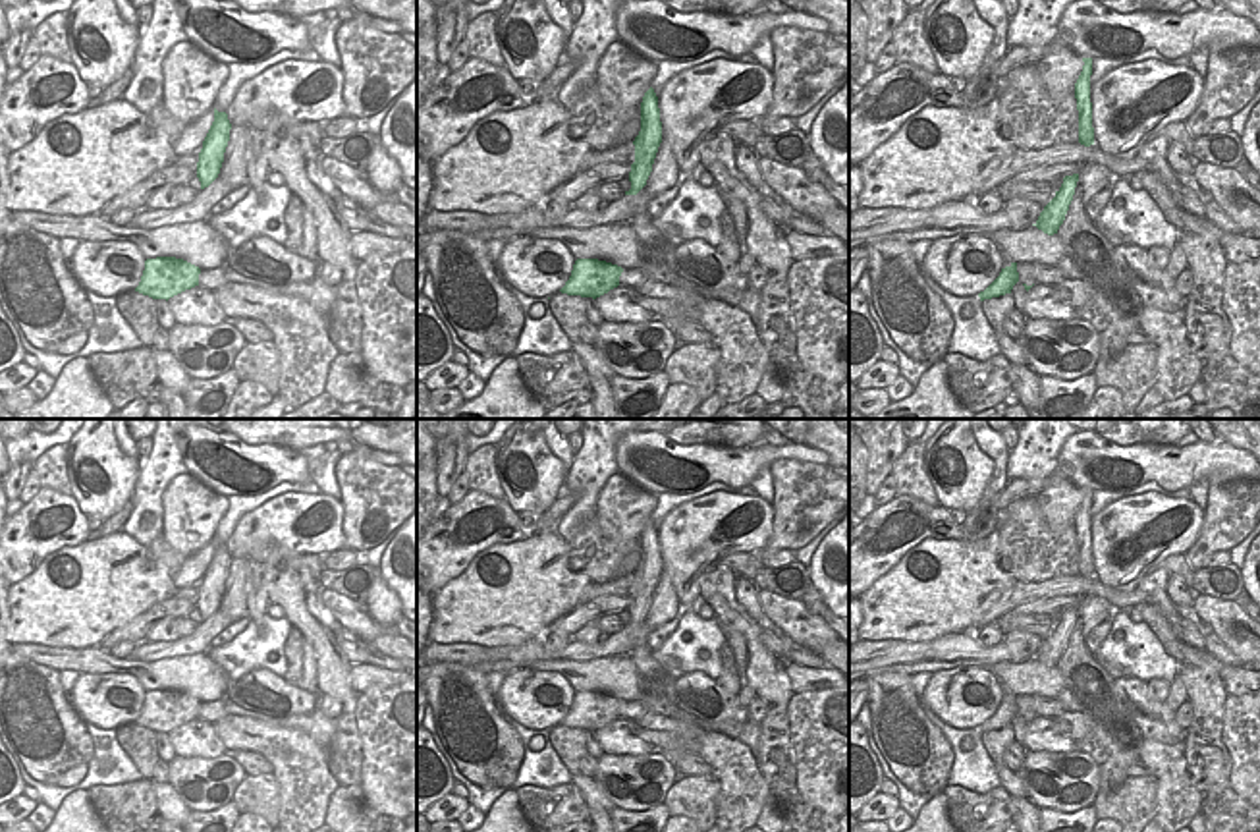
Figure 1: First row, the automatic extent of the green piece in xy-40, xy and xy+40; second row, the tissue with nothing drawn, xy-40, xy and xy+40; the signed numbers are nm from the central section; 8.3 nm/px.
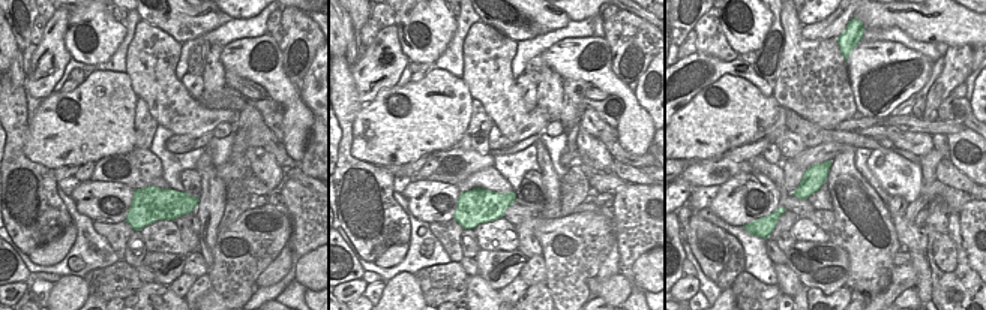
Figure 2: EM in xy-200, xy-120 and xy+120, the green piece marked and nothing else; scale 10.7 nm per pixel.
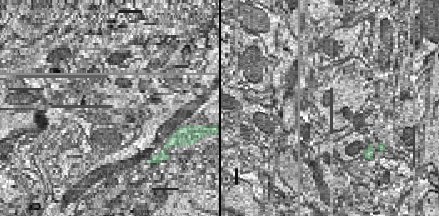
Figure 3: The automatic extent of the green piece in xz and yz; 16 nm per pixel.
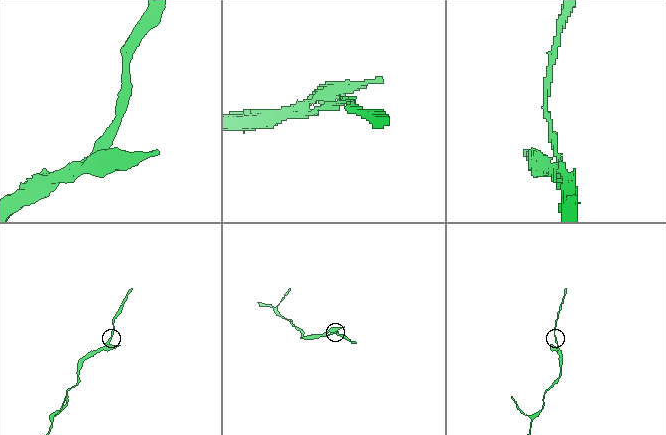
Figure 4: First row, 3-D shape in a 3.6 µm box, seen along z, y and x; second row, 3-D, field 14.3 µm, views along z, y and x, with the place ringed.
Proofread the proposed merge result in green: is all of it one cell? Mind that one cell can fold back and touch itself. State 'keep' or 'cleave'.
cleave

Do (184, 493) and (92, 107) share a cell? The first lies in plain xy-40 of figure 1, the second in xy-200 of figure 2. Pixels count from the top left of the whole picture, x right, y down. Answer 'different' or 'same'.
different

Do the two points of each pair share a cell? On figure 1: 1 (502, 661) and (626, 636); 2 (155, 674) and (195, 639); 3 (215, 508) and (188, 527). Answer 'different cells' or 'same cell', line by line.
1: same cell
2: different cells
3: same cell

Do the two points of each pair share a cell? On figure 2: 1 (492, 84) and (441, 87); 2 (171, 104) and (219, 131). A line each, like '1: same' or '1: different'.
1: different
2: different

